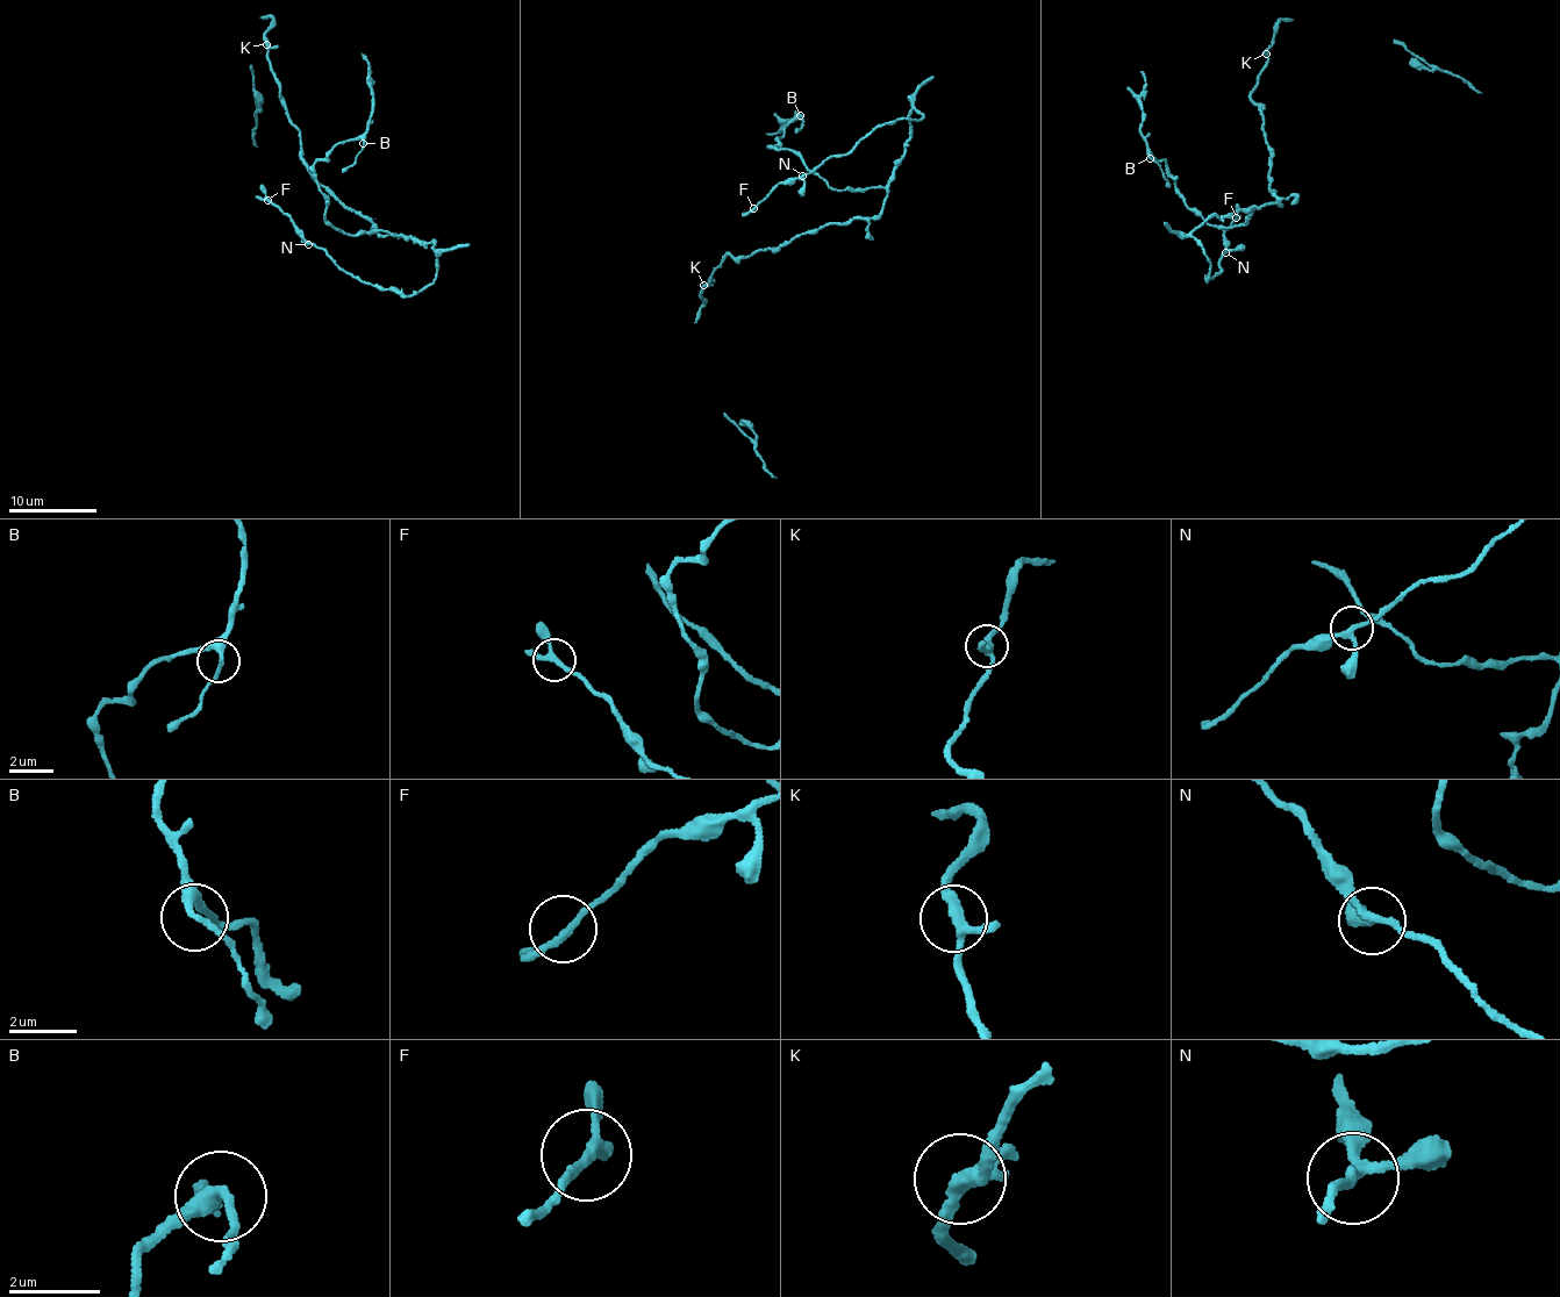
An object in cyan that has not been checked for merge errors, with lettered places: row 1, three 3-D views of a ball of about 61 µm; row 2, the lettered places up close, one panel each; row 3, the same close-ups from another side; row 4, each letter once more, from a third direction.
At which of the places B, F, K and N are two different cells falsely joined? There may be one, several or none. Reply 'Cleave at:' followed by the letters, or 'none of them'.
Cleave at: none of them

